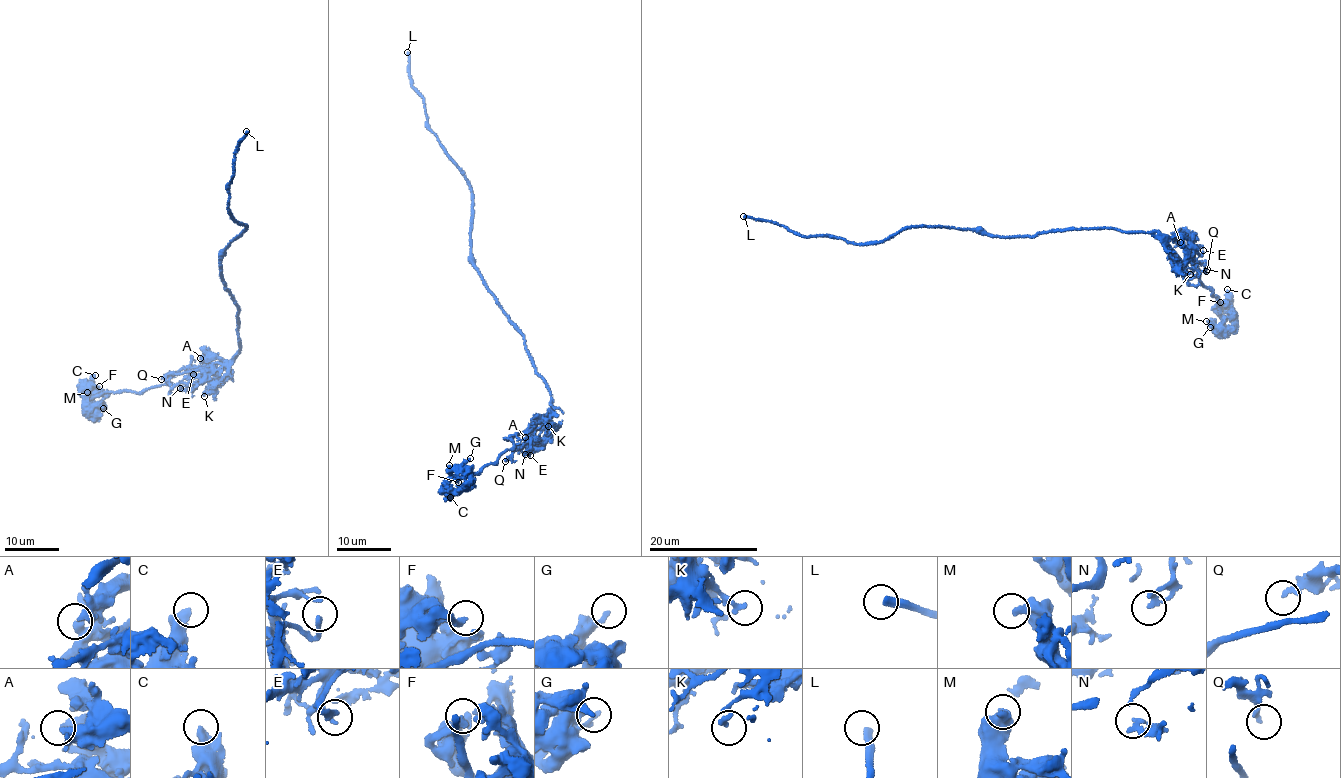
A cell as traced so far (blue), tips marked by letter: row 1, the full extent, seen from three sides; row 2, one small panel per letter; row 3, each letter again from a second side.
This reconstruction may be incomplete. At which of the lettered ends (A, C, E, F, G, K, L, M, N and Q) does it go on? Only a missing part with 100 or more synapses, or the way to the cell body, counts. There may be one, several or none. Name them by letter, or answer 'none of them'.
none of them

